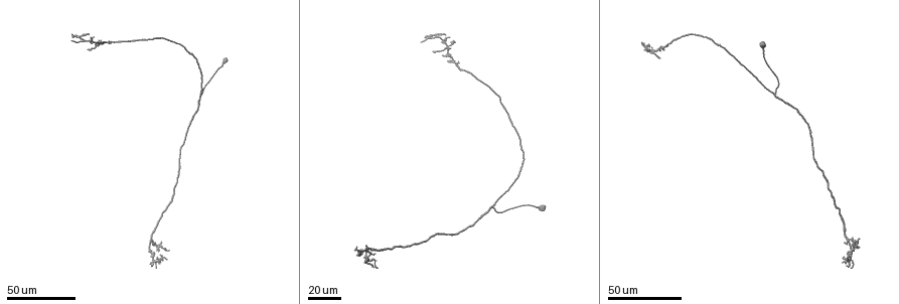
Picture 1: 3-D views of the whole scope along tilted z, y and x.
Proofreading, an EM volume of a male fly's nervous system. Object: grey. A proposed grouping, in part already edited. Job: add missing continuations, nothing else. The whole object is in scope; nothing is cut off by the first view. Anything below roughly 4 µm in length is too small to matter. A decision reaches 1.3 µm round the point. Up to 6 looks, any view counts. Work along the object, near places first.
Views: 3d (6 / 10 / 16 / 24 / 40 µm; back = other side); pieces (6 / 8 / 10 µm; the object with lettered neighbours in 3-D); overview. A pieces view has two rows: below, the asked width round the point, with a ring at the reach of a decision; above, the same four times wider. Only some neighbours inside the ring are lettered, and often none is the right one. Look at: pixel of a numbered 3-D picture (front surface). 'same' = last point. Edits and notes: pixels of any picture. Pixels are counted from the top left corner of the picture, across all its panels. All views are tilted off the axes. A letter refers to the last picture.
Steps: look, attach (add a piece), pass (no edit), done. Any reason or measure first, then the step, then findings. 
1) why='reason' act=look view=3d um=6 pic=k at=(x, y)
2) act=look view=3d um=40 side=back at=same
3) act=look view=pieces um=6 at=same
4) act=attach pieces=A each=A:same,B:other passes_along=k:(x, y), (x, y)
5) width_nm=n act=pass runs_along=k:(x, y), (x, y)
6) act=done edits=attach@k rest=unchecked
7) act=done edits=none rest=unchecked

why='end of a long branch' act=look view=3d um=24 pic=1 at=(87, 35)

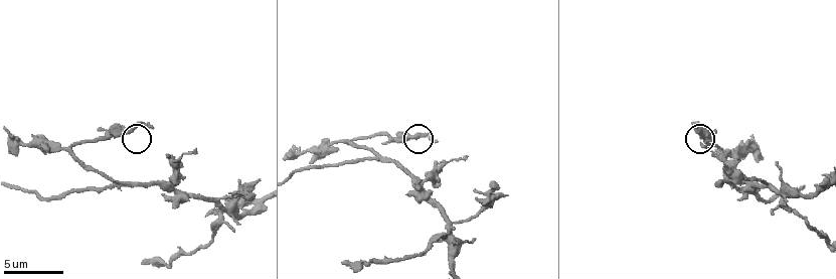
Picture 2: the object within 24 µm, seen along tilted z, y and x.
act=look view=pieces um=10 pic=2 at=(151, 127)

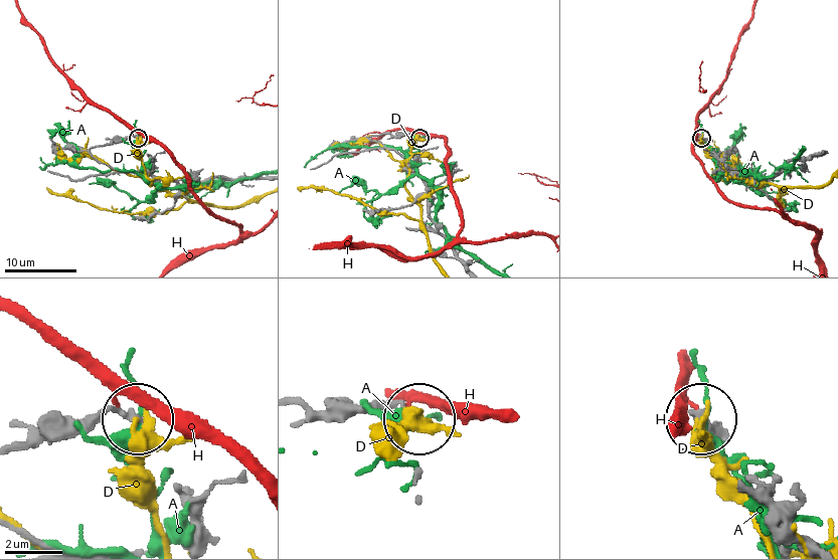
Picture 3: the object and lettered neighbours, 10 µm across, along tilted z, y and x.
width_nm=150 act=pass each=A:other,D:other,H:other runs_along=3:(16, 450), (87, 431), (113, 411), (134, 416) found='none of them fits'

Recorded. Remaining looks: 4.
why='free end' act=look view=pieces um=6 pic=2 at=(409, 196)

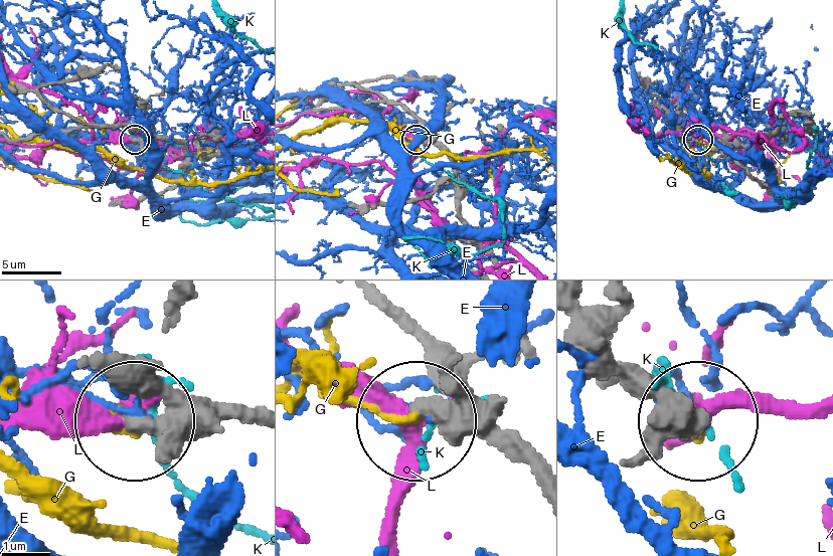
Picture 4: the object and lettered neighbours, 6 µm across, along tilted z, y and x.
act=pass each=E:other,G:other,K:other,L:other found='no lettered piece goes on from it'

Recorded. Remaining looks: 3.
why='branch stops here' act=look view=3d um=10 pic=2 at=(718, 185)

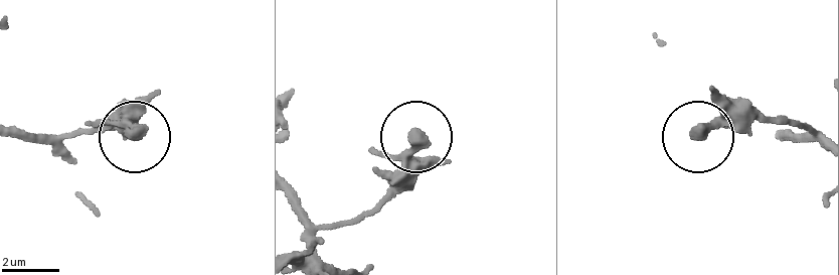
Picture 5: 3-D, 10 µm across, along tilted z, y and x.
act=look view=pieces um=6 pic=5 at=(418, 135)

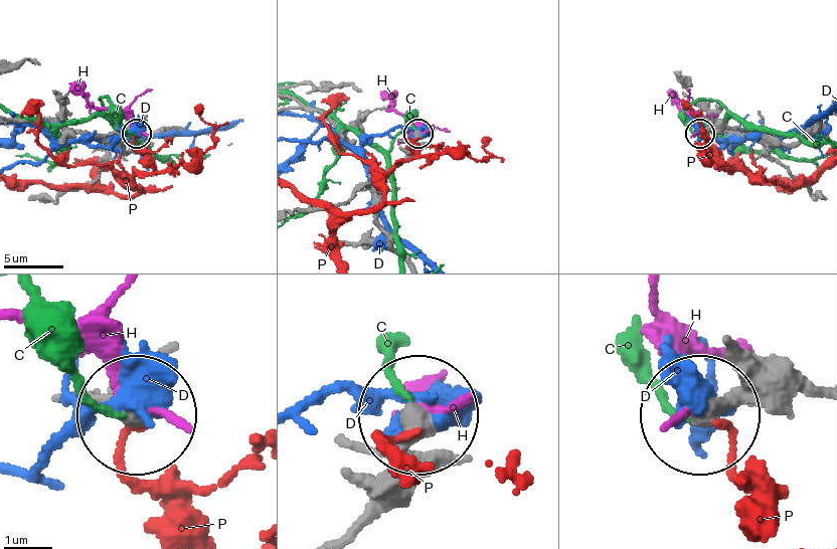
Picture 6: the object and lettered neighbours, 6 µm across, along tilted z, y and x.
act=pass each=C:other,D:other,H:other,P:other runs_along=6:(346, 532), (419, 423) found='none of them fits'

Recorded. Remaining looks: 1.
act=done edits=none rest=unchecked

